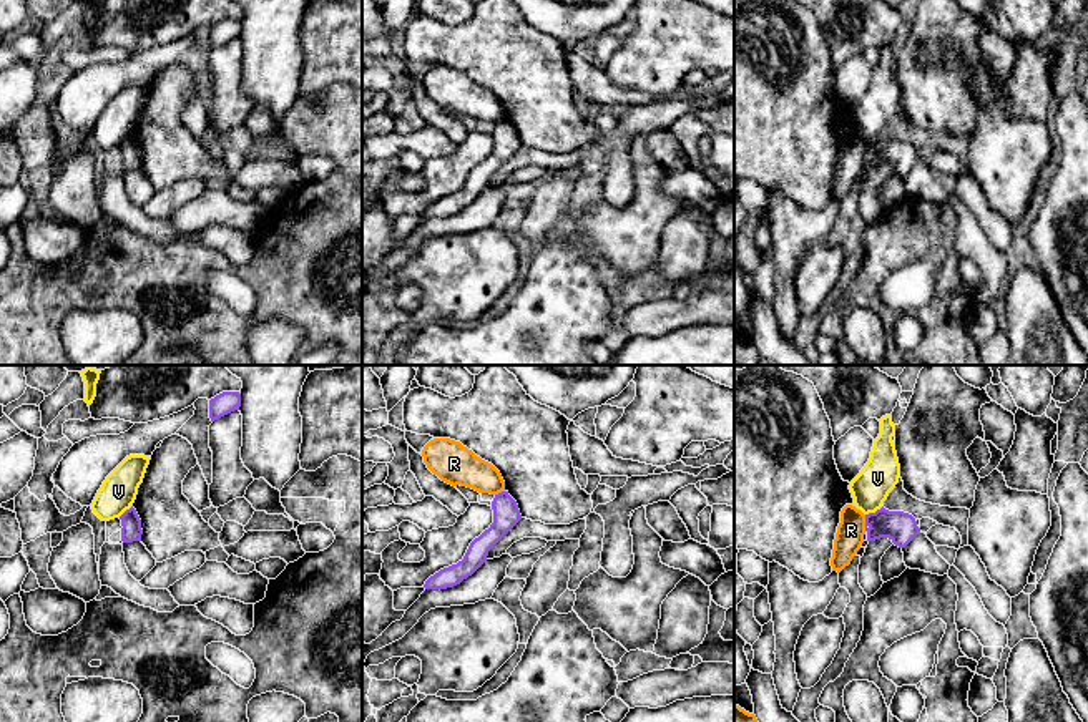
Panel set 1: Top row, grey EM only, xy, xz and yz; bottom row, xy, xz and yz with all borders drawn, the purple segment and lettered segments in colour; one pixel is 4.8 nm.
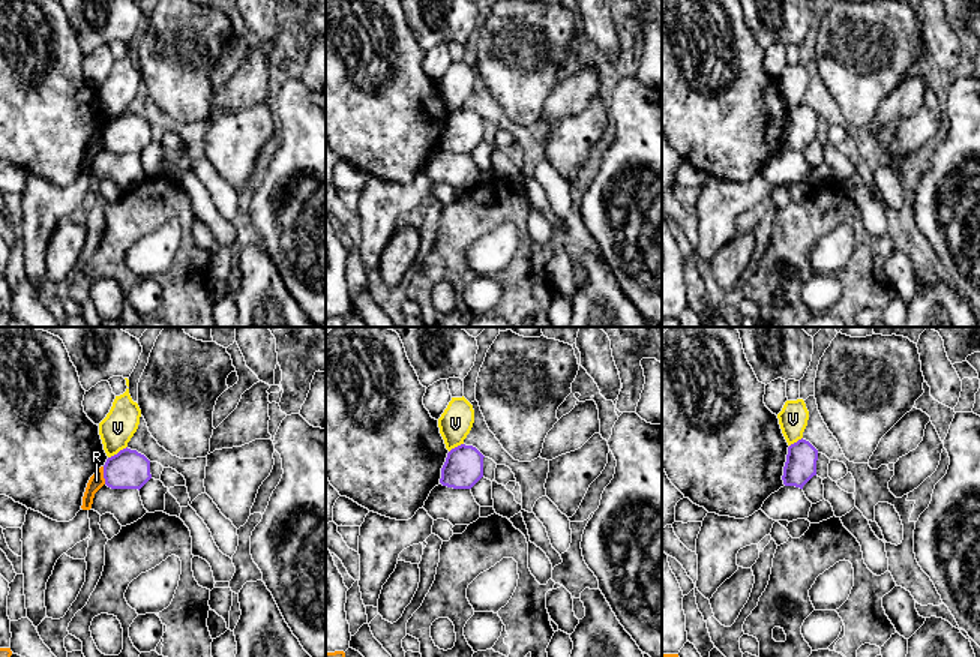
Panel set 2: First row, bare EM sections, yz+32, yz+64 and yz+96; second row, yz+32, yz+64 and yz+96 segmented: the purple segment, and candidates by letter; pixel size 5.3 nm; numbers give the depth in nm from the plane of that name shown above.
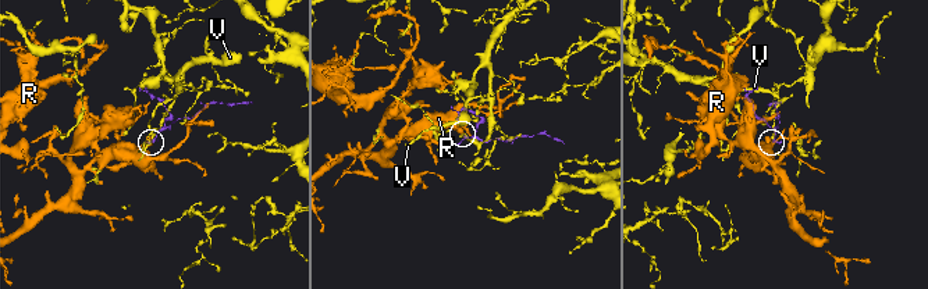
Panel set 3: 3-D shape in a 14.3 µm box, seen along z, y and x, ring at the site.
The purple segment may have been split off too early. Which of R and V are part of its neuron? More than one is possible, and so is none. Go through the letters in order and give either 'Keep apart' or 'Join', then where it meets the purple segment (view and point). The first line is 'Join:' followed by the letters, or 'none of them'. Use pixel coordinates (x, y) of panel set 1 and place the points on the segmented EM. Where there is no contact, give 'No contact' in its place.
Join: none of them
R: Keep apart. Touches purple at yz (866, 523)
V: Keep apart. Touches purple at yz (876, 512)

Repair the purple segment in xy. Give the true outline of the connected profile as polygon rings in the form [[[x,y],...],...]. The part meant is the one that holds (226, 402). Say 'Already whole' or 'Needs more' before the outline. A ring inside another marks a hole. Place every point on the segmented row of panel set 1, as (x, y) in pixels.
Already whole. [[[223,392],[209,400],[209,418],[211,422],[239,410],[241,393],[239,392]]]

